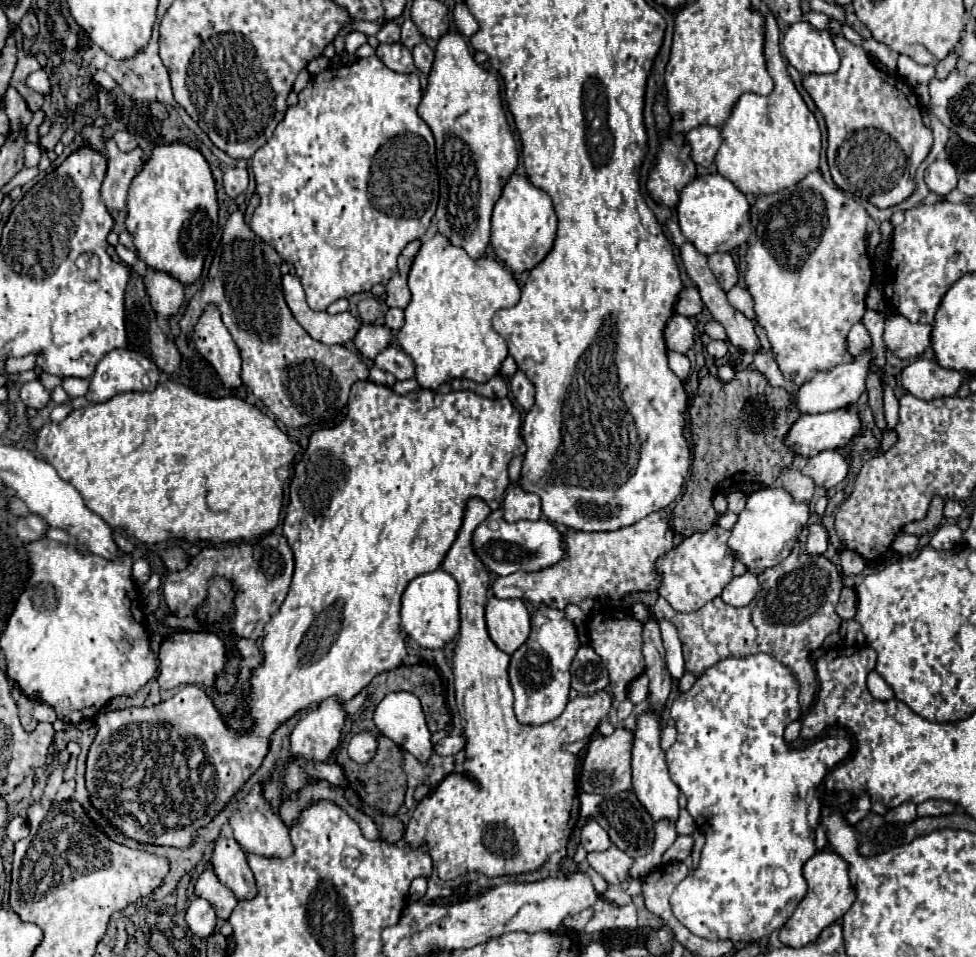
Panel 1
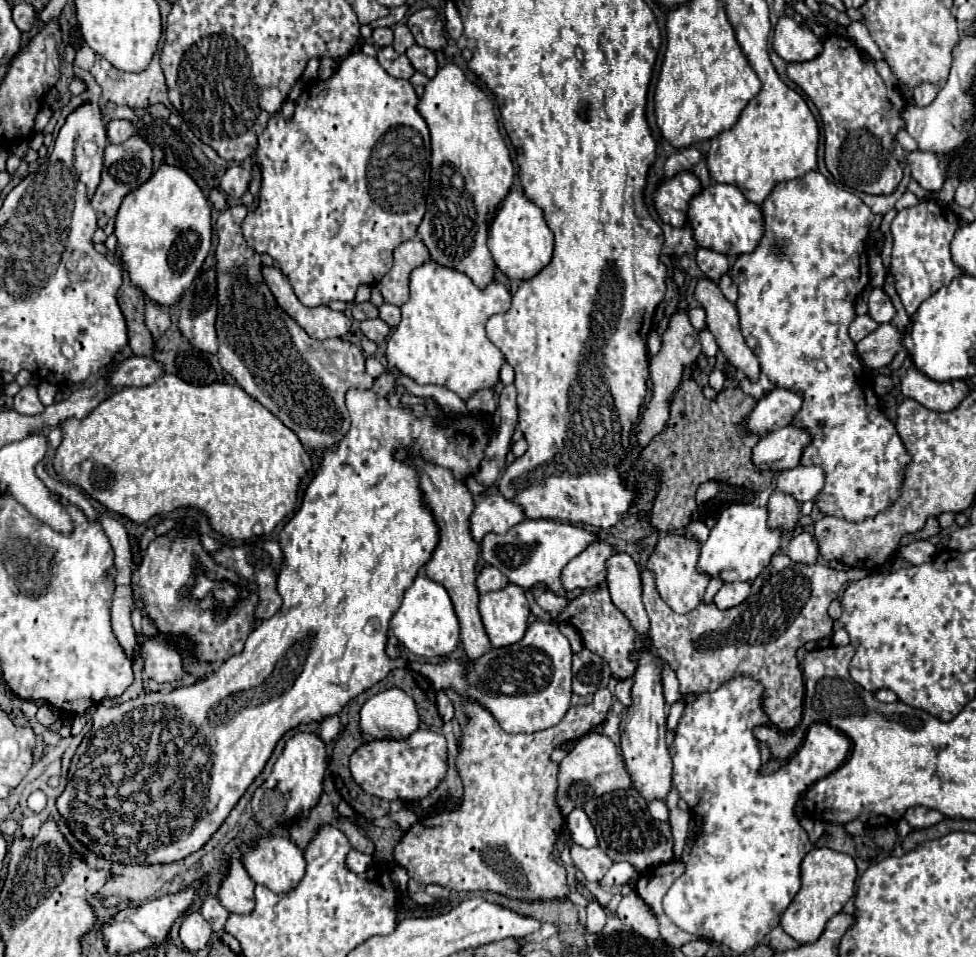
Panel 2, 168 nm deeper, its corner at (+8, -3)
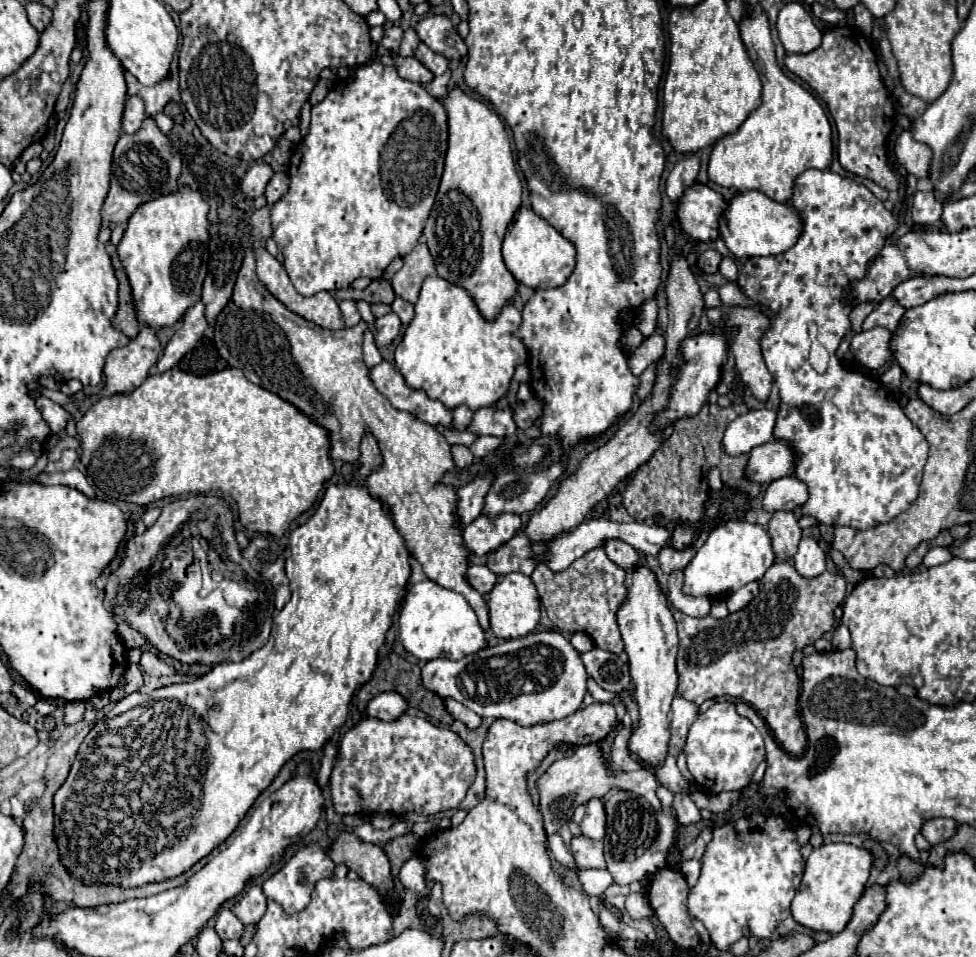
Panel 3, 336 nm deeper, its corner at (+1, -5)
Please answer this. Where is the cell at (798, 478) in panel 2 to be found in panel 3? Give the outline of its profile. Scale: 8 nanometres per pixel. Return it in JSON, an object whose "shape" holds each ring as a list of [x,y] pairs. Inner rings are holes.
{"shape":[[[782,477],[766,485],[762,497],[762,509],[768,513],[792,511],[806,503],[808,487],[796,477]]]}

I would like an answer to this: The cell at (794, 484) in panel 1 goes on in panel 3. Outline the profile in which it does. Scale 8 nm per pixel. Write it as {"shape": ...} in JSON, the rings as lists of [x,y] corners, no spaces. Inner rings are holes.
{"shape":[[[778,511],[770,519],[770,539],[776,559],[788,561],[794,557],[798,543],[800,543],[800,525],[794,513],[790,511]]]}

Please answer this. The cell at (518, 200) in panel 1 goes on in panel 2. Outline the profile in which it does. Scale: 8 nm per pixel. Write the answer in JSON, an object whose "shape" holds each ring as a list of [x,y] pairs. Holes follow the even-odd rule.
{"shape":[[[511,189],[507,197],[499,203],[497,215],[489,225],[489,251],[493,255],[495,265],[509,277],[509,279],[529,279],[535,277],[553,255],[553,233],[549,231],[543,211],[529,201],[521,191]]]}

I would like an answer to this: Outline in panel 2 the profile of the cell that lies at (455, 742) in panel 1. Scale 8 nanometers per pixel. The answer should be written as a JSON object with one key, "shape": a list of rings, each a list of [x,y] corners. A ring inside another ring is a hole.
{"shape":[[[419,729],[405,741],[373,741],[359,747],[349,761],[351,775],[367,793],[383,799],[423,799],[447,771],[447,743],[441,733]]]}

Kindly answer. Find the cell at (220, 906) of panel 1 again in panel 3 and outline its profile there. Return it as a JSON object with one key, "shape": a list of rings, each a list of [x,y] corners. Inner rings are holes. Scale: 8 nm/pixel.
{"shape":[[[222,909],[216,917],[216,933],[220,935],[222,941],[226,939],[240,939],[244,925],[240,923],[240,919],[230,911],[230,909]]]}

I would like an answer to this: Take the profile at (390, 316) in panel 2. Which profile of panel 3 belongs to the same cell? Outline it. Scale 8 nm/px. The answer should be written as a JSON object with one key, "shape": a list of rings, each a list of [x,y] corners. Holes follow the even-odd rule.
{"shape":[[[396,297],[396,299],[394,299],[392,309],[394,309],[394,313],[400,317],[400,321],[402,321],[404,327],[406,327],[406,325],[412,321],[412,317],[414,317],[414,305],[408,303],[408,301],[404,301],[402,297]]]}

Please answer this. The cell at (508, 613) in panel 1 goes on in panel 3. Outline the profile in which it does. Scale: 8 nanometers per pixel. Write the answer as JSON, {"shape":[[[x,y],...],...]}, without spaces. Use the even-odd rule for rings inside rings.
{"shape":[[[508,573],[504,575],[494,589],[490,591],[488,599],[488,609],[490,609],[490,629],[496,637],[500,639],[516,639],[532,633],[536,625],[540,623],[540,597],[536,591],[536,585],[532,579],[524,573]]]}

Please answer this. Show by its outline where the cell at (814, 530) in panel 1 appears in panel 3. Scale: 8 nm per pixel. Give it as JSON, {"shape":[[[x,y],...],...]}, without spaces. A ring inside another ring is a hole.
{"shape":[[[810,537],[800,541],[798,553],[792,557],[792,561],[802,577],[818,577],[826,571],[826,555],[820,545]]]}

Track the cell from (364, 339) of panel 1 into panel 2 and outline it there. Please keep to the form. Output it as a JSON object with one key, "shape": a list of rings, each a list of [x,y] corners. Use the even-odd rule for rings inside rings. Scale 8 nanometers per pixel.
{"shape":[[[367,319],[367,321],[363,321],[363,323],[359,325],[359,329],[361,329],[361,333],[363,333],[367,339],[371,339],[371,341],[375,341],[375,343],[381,343],[381,341],[389,335],[389,331],[391,331],[381,319]]]}

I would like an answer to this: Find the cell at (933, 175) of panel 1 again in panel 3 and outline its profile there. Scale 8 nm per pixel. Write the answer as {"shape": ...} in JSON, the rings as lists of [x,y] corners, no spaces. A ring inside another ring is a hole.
{"shape":[[[904,129],[896,141],[894,141],[894,155],[896,161],[912,175],[916,177],[928,177],[930,171],[930,161],[932,161],[932,151],[928,145],[912,139],[910,129]]]}

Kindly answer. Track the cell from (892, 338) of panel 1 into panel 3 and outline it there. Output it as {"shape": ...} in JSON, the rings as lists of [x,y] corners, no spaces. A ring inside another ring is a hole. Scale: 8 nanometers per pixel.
{"shape":[[[876,327],[870,331],[860,331],[850,341],[850,351],[854,359],[866,369],[882,367],[890,357],[890,331]]]}

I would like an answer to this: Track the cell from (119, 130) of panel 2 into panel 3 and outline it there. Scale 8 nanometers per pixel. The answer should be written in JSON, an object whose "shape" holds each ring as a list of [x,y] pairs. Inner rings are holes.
{"shape":[[[136,95],[128,97],[126,109],[124,109],[124,117],[122,117],[122,129],[124,129],[124,133],[138,131],[144,119],[146,119],[144,101],[140,97],[136,97]]]}

